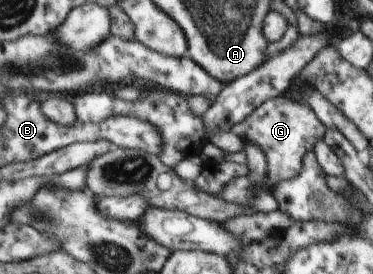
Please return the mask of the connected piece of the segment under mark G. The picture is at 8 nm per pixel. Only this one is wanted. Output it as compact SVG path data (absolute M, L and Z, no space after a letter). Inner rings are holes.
M283 94L260 105L247 119L234 123L230 132L260 147L266 155L267 182L274 187L283 180L298 176L302 171L302 157L305 157L308 151L314 150L314 141L320 141L324 137L324 129L326 126L321 124L312 109L298 101L292 101L290 97L286 98Z

